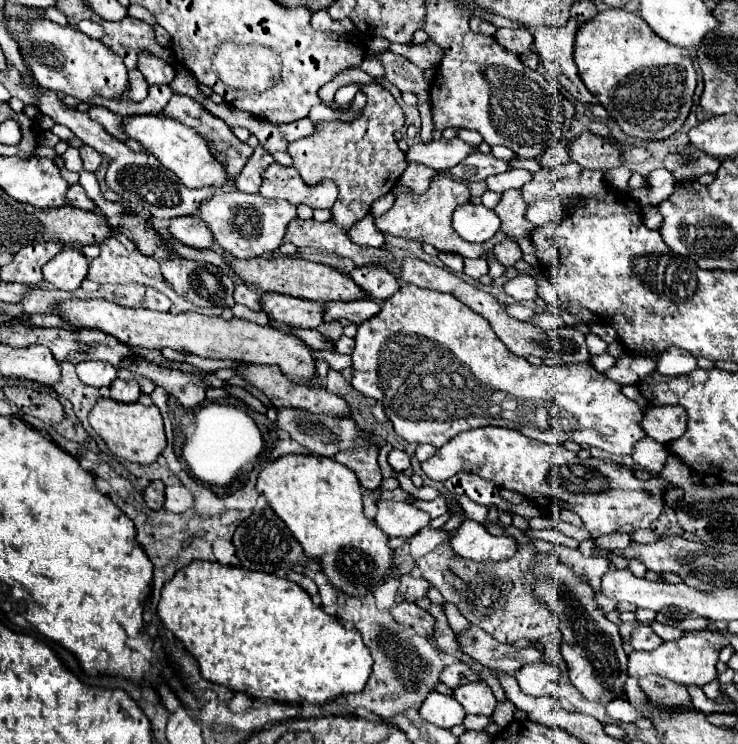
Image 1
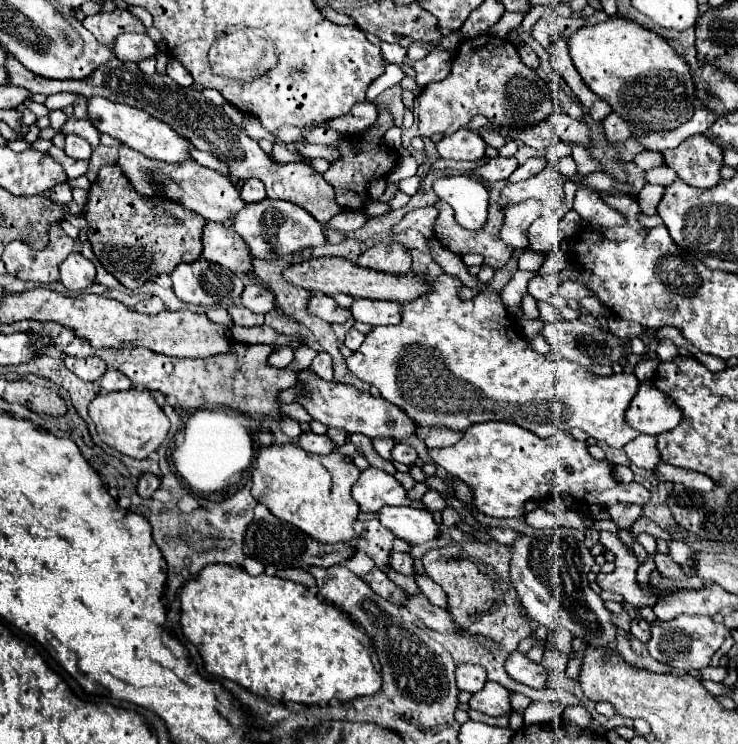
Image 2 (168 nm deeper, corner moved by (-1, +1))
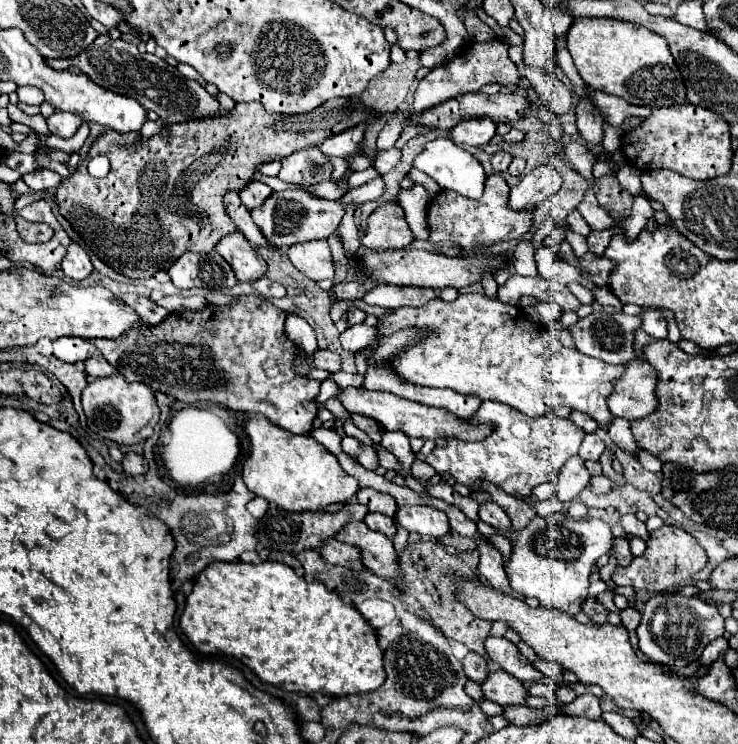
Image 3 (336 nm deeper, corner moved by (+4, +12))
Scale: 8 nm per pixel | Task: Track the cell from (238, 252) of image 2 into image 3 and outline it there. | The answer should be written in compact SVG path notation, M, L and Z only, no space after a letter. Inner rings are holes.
M240 232L228 234L224 240L220 240L216 252L232 266L240 282L254 282L266 274L264 260L256 254L256 250Z

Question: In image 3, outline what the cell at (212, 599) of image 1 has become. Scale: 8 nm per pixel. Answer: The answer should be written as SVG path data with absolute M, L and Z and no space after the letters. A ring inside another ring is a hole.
M216 562L194 578L194 590L186 600L180 618L180 630L206 656L234 656L250 666L266 684L286 692L348 696L374 692L386 680L382 666L384 652L378 646L376 630L362 618L354 606L346 606L336 592L326 590L322 582L306 582L290 566L280 562Z

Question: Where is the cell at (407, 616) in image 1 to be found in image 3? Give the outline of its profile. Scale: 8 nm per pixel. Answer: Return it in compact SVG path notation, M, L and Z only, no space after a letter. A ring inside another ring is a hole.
M336 538L324 540L324 544L320 546L320 556L330 564L346 566L346 568L352 568L352 570L364 568L360 564L360 552L356 552L356 548L352 548L348 544L340 544Z

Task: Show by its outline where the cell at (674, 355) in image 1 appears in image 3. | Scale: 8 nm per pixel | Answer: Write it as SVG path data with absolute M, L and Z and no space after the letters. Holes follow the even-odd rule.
M642 308L638 314L642 318L642 330L652 338L652 340L664 340L668 338L668 328L666 328L666 318L658 308Z

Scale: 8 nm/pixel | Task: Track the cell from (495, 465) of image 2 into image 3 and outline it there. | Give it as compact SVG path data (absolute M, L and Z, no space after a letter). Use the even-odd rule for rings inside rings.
M486 400L480 406L480 412L472 416L474 424L492 424L494 430L490 438L482 442L462 442L462 440L446 440L446 446L436 446L426 462L438 474L450 474L456 482L462 482L478 490L476 480L490 480L500 486L504 492L516 496L530 496L532 488L556 480L562 464L578 454L578 448L586 436L586 432L574 426L568 418L558 418L554 414L546 414L540 418L530 418L518 412L512 406L506 406L496 400Z

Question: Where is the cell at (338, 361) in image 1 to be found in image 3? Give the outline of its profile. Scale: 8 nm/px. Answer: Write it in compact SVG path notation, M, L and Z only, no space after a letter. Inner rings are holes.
M236 296L232 304L214 306L208 304L204 310L178 310L166 320L152 328L130 328L118 340L98 338L98 350L102 356L118 368L118 372L128 382L148 384L152 390L170 394L186 404L212 402L226 410L262 414L276 426L292 434L310 434L312 422L318 416L316 396L320 392L320 380L298 376L292 366L298 358L300 346L286 338L286 312L270 304L262 296Z

